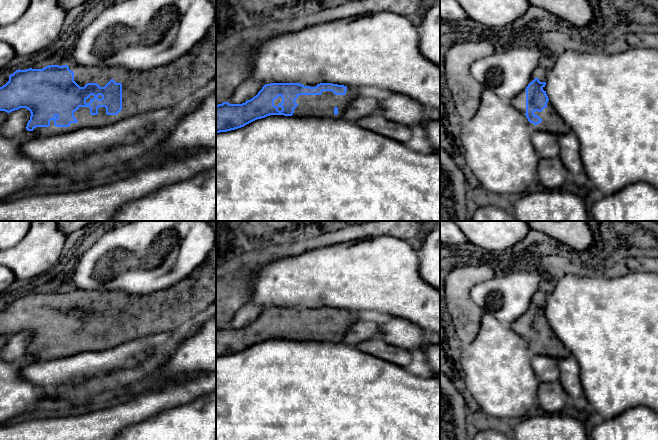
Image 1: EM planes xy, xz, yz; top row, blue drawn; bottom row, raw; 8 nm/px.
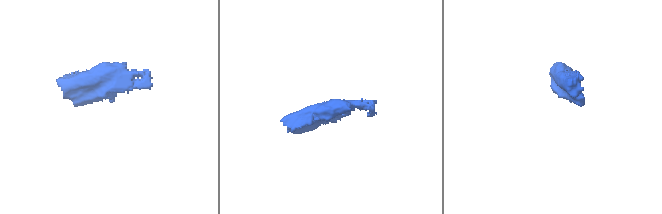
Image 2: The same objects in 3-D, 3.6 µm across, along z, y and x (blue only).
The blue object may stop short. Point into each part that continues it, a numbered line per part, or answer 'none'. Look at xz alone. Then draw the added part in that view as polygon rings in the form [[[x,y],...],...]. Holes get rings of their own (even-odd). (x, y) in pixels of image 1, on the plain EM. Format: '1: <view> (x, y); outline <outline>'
1: xz (319, 330); outline [[[347,311],[345,319],[335,319],[332,315],[323,315],[321,319],[299,319],[295,326],[298,330],[294,333],[295,342],[339,342],[342,341],[349,327],[359,319],[358,312]]]

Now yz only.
1: yz (552, 346); outline [[[549,325],[547,326],[547,331],[542,336],[535,335],[534,338],[538,339],[542,343],[542,346],[536,350],[530,347],[532,354],[545,355],[555,359],[567,358],[571,355],[571,352],[565,348],[562,341]]]

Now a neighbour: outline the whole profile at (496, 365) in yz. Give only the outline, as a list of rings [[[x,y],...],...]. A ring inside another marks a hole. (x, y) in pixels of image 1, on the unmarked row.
[[[483,313],[475,339],[463,348],[466,388],[500,423],[525,418],[537,404],[540,382],[531,368],[531,357],[526,339],[490,313]]]

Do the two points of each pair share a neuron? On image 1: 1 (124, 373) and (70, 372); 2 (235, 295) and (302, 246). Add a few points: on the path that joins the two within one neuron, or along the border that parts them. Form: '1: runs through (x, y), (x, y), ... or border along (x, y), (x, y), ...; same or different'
1: border along (127, 365), (91, 378); different
2: runs through (243, 275), (263, 255), (282, 250); same

